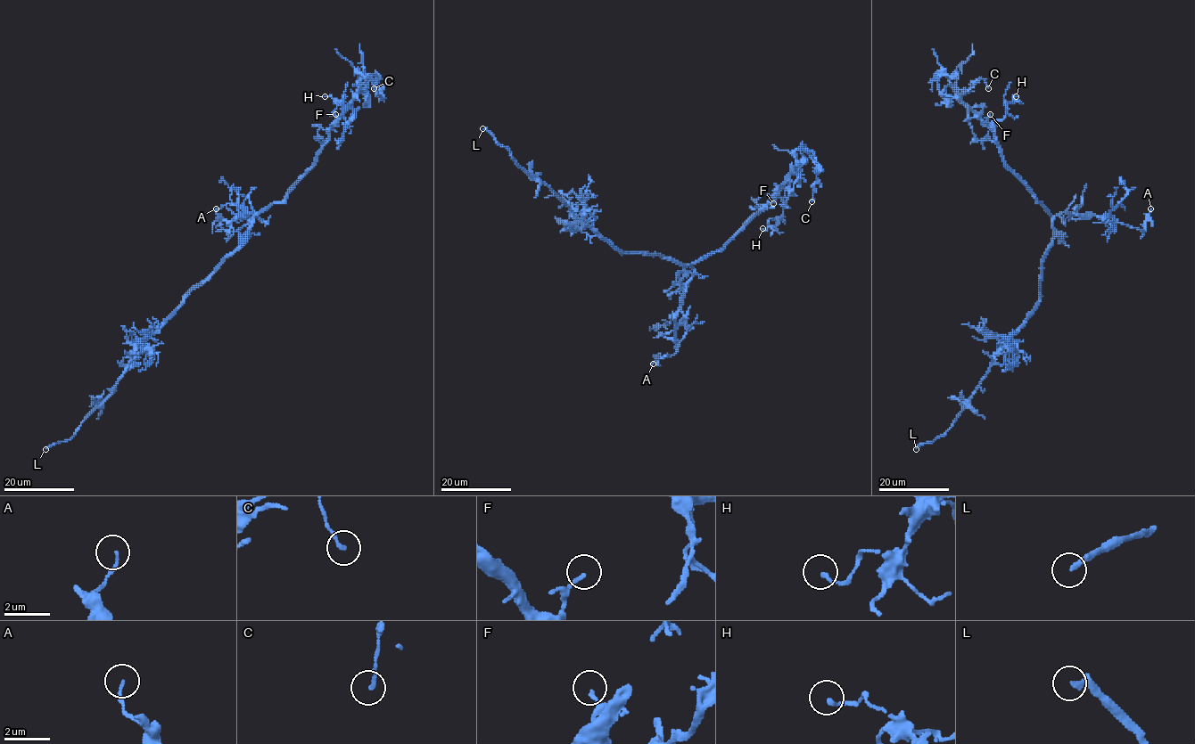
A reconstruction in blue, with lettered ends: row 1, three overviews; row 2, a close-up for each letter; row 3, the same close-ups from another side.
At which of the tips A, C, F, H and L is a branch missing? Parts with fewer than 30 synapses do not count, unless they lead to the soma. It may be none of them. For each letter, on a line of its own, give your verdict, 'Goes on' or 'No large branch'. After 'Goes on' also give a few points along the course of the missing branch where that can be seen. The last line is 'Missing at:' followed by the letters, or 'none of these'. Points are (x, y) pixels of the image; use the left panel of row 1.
A: No large branch
C: No large branch
F: No large branch
H: No large branch
L: Goes on
Missing at: L

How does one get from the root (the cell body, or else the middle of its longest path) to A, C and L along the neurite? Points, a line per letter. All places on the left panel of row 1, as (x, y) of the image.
A: (247, 233), (257, 215), (255, 212), (243, 216), (249, 222), (241, 228), (227, 232), (220, 226), (216, 208)
C: (247, 233), (315, 164), (327, 130), (357, 95), (358, 72), (382, 97), (375, 78), (374, 88)
L: (247, 233), (247, 238), (186, 296), (184, 303), (138, 344), (114, 390), (77, 431), (68, 440), (45, 449)

